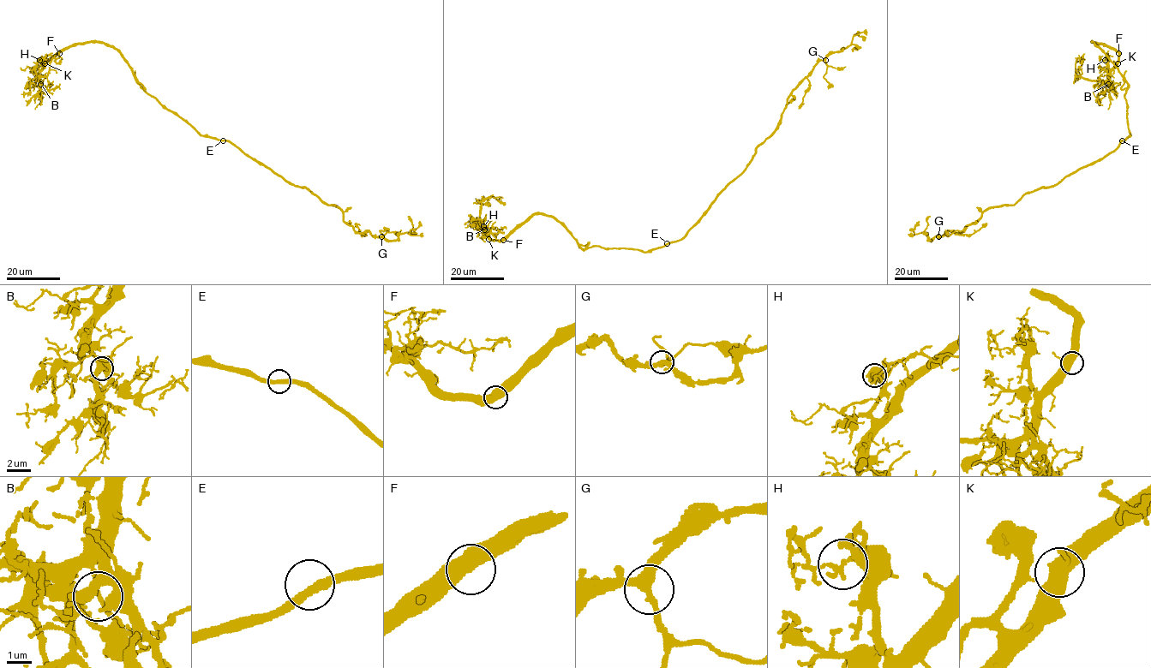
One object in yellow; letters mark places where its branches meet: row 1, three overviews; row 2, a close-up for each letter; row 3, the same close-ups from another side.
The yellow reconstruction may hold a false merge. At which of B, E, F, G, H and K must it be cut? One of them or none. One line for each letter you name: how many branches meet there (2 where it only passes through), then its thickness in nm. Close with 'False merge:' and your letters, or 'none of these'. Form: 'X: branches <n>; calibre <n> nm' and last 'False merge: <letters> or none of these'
False merge: none of these

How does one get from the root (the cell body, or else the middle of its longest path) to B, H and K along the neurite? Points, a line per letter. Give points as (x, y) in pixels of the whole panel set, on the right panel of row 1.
B: (1123, 140), (1130, 135), (1124, 98), (1128, 83), (1118, 67), (1093, 42), (1105, 44), (1118, 53), (1108, 84)
H: (1123, 140), (1130, 135), (1124, 98), (1128, 83), (1093, 42), (1118, 53), (1111, 69), (1105, 60)
K: (1123, 140), (1130, 135), (1124, 98), (1128, 83), (1118, 67), (1093, 42), (1116, 50), (1118, 63)

